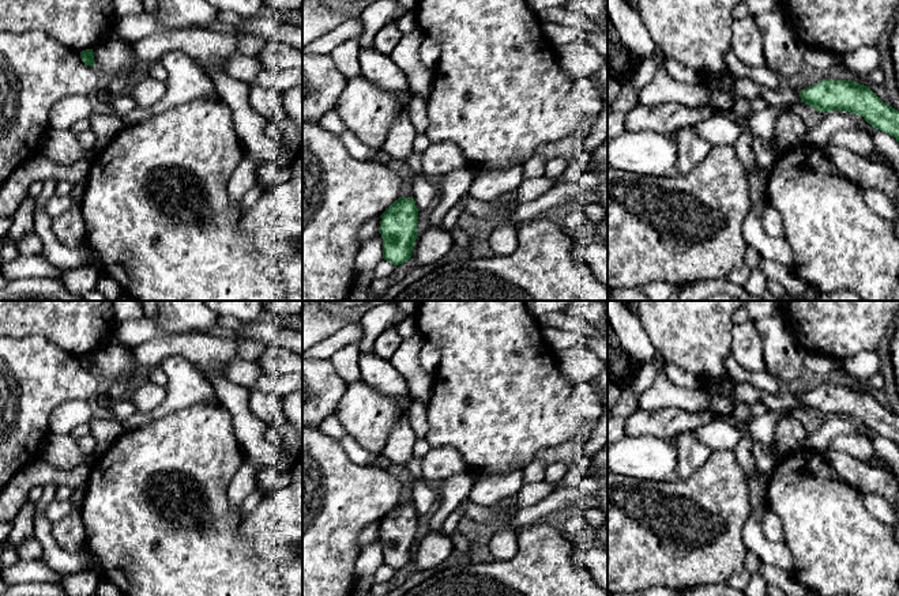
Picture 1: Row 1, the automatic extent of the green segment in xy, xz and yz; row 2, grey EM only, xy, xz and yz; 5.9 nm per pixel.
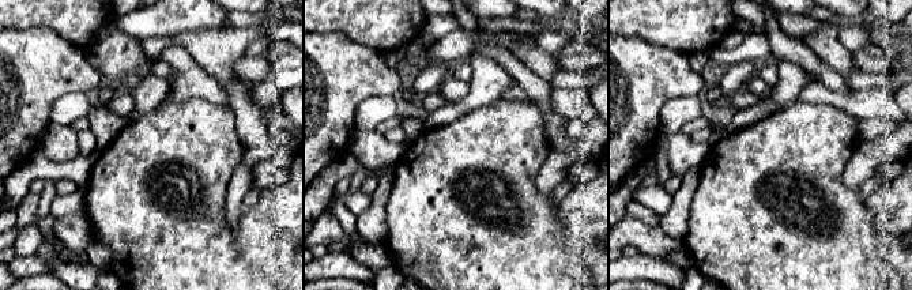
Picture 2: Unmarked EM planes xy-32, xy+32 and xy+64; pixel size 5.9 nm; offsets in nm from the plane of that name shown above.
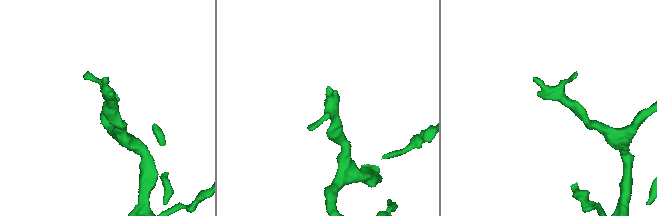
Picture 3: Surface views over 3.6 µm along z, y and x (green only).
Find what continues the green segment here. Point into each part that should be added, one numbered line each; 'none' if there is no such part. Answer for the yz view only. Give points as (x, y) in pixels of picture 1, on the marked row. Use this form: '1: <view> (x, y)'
1: yz (665, 119)

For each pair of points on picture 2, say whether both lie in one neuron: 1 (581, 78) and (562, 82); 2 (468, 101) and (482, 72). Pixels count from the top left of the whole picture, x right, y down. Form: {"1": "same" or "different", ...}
{"1": "same", "2": "same"}

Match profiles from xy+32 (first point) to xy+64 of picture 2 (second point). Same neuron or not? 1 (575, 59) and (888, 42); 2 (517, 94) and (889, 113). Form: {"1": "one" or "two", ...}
{"1": "two", "2": "one"}

